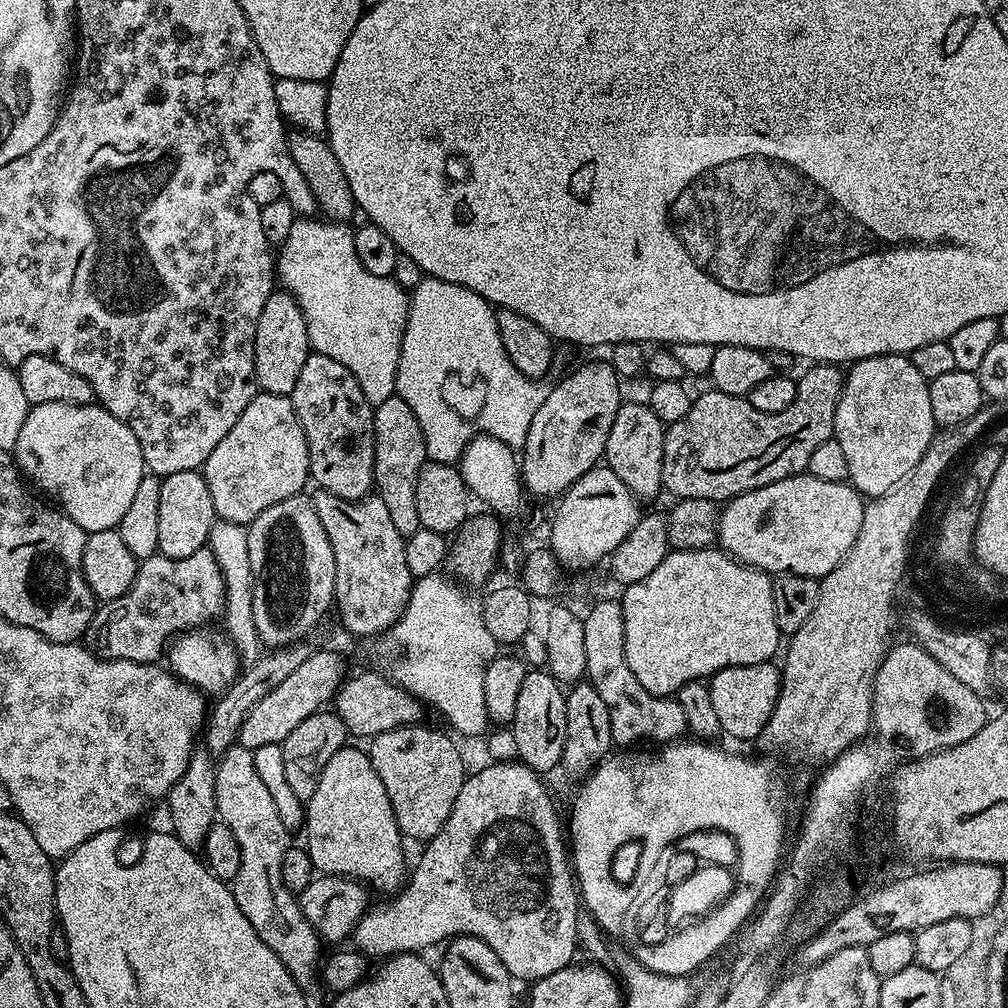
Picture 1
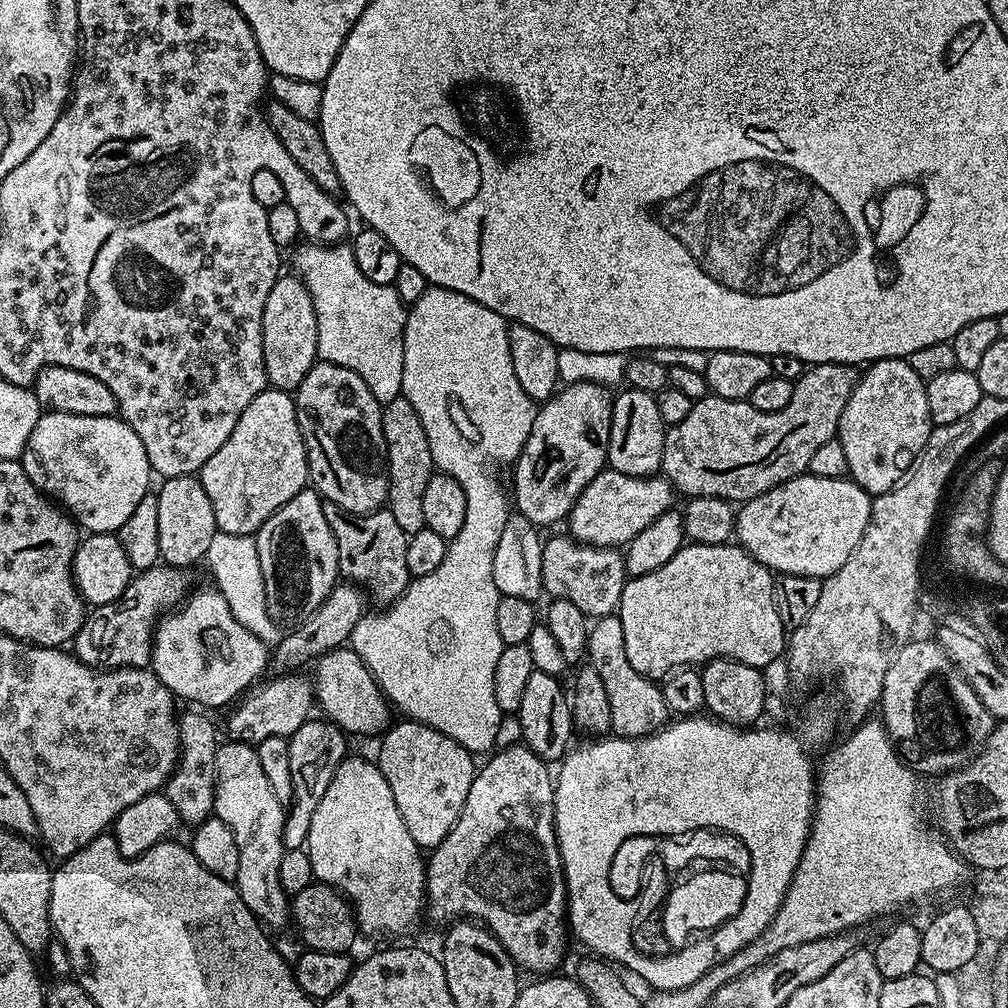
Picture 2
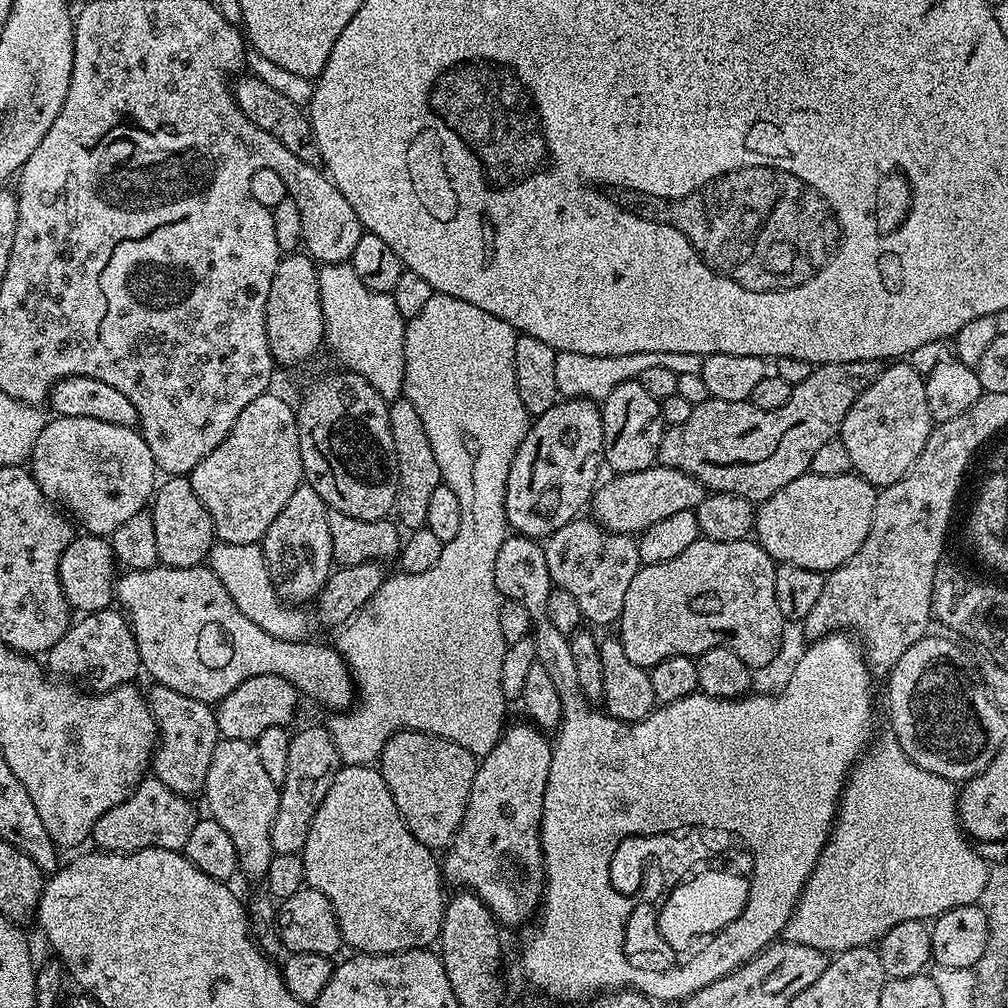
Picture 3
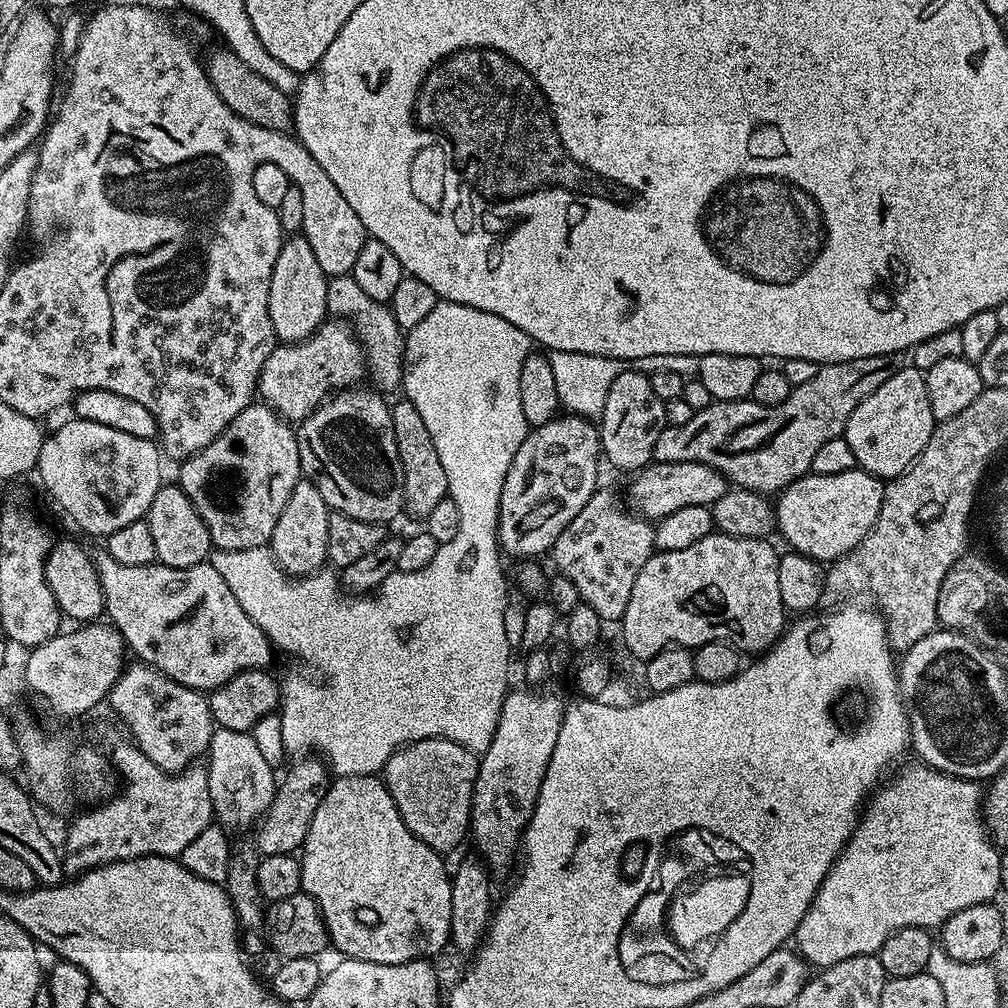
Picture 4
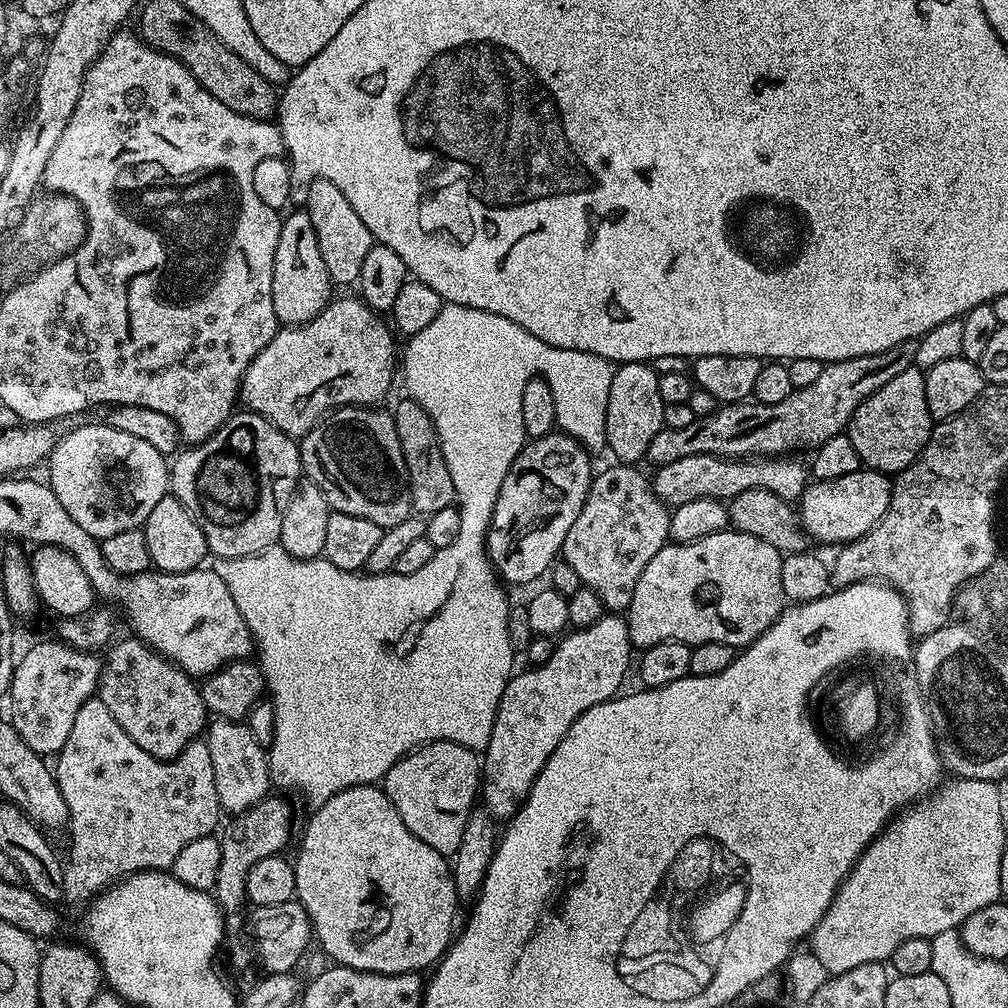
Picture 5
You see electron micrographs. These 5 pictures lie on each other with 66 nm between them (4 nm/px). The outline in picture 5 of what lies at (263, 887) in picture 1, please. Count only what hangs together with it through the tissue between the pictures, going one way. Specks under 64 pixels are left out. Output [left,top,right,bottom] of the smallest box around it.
[206,719,270,814]

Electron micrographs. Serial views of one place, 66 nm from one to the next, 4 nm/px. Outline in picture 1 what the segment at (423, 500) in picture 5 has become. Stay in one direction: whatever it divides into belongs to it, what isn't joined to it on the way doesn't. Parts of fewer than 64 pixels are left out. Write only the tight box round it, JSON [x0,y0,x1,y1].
[372,395,428,537]

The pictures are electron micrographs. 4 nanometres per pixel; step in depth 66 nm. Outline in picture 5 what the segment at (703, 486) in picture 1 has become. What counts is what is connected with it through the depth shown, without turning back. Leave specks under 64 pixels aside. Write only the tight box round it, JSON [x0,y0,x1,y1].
[646,340,916,466]

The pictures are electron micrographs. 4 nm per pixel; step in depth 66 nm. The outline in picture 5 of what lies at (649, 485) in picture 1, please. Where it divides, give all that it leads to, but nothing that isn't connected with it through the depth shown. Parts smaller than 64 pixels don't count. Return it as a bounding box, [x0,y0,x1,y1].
[607,361,665,463]

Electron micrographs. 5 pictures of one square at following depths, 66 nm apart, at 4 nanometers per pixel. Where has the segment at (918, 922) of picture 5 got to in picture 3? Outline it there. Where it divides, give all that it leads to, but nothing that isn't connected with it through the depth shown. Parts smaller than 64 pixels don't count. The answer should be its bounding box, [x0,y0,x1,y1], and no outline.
[782,730,990,954]

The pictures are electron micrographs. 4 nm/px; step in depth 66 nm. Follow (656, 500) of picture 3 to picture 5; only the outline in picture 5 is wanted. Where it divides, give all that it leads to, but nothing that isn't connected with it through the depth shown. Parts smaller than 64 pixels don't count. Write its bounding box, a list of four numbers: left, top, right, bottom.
[651,454,810,506]

